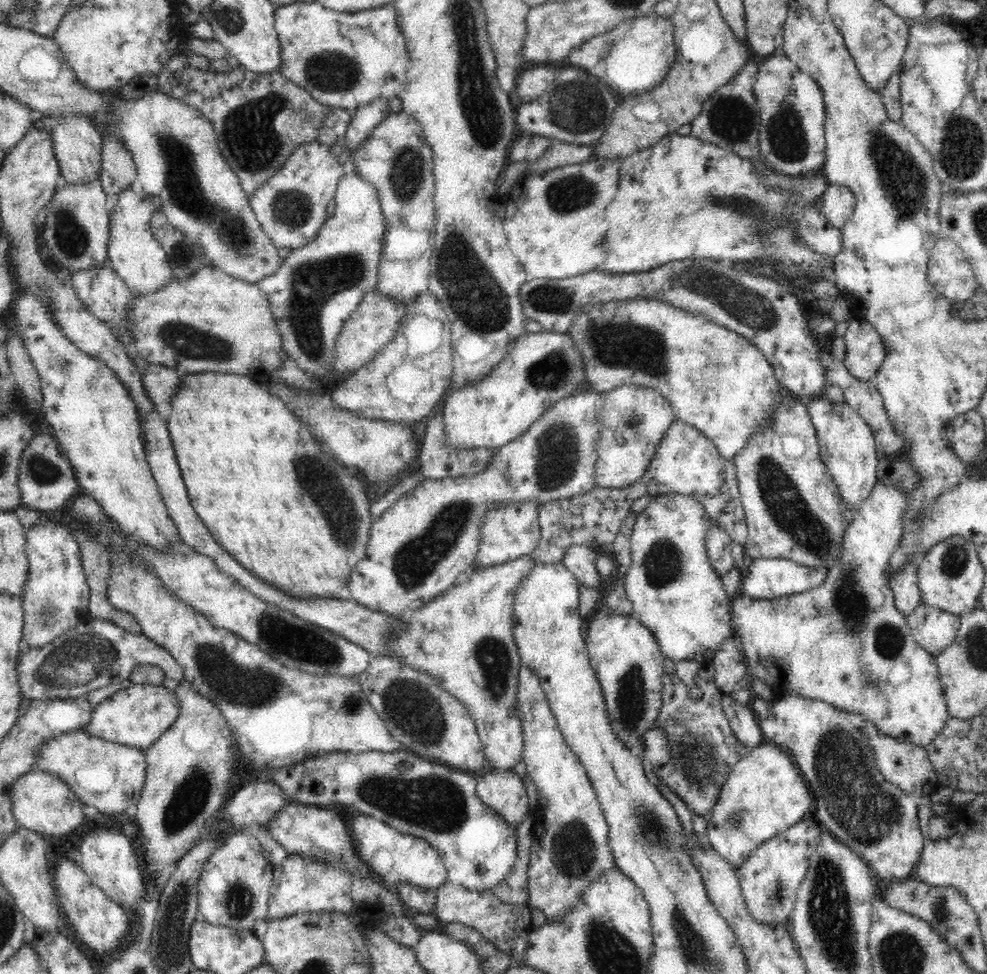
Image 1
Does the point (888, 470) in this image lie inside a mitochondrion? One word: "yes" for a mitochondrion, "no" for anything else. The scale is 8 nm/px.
no

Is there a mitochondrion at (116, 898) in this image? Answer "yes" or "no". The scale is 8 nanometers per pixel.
no

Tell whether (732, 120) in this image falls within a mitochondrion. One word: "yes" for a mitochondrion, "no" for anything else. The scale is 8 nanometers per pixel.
yes

